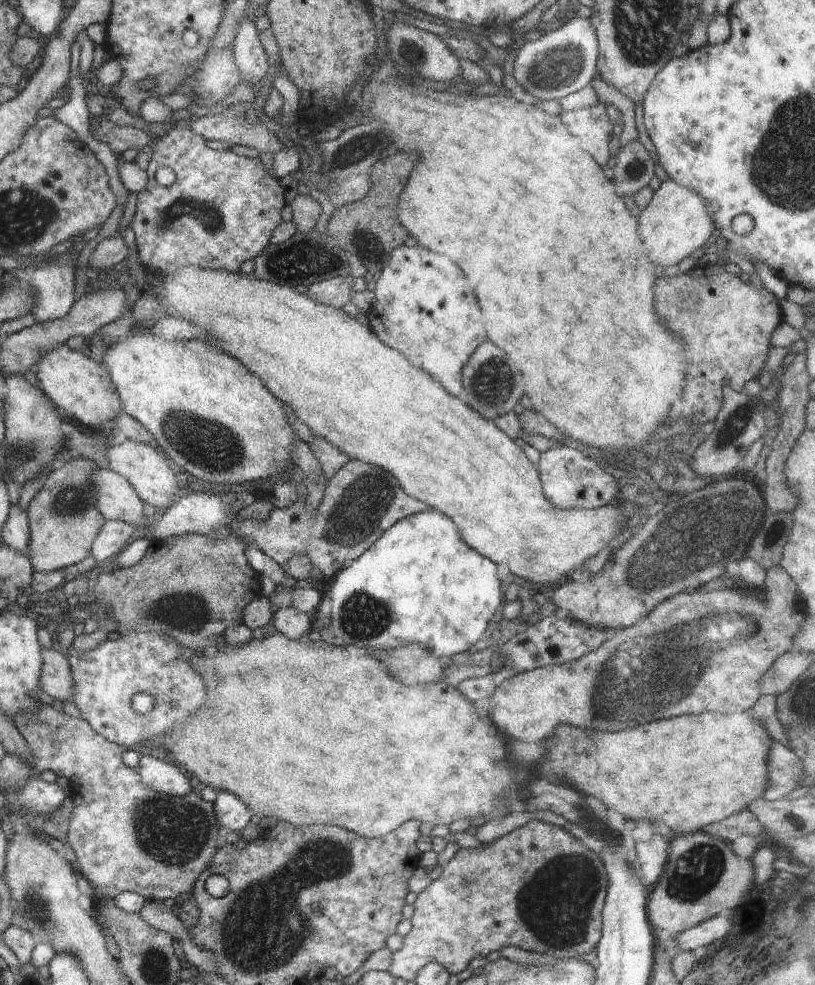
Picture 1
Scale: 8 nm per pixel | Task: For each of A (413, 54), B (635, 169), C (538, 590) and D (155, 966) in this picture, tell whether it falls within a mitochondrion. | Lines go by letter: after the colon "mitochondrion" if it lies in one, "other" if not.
A: mitochondrion
B: mitochondrion
C: other
D: mitochondrion

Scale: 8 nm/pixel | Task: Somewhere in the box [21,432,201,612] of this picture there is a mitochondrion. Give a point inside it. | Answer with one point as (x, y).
(75, 499)

